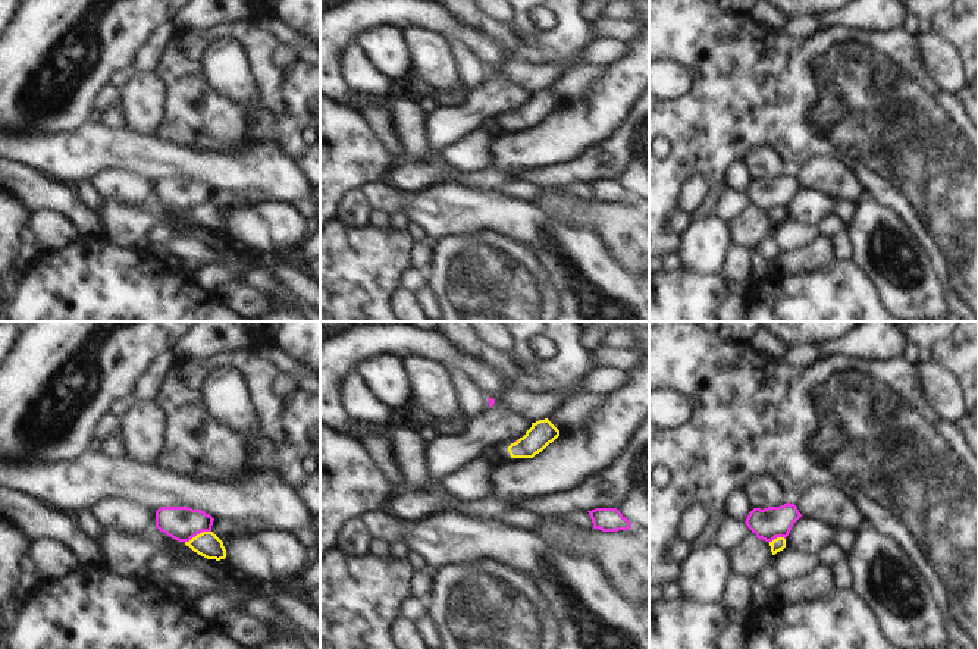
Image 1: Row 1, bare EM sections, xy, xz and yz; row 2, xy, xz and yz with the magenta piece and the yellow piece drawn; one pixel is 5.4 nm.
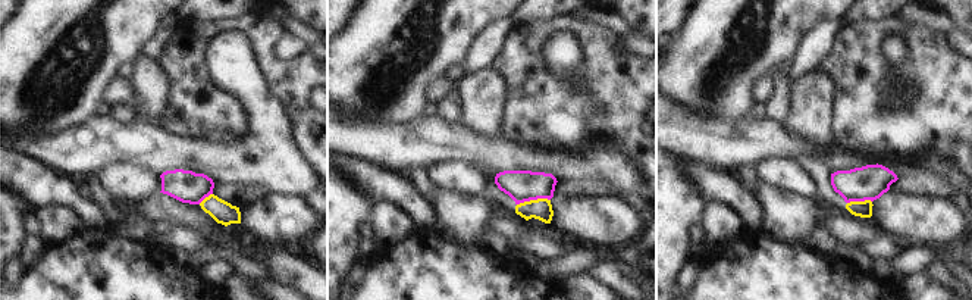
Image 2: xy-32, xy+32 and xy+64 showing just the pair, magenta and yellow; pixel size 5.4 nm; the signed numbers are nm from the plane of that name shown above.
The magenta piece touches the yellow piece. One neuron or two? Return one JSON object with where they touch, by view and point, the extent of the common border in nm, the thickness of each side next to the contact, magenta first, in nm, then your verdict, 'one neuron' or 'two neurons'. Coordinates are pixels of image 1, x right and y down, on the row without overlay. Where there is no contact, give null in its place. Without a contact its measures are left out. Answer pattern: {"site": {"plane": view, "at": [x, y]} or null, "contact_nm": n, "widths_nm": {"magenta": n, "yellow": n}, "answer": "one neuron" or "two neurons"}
{"site": {"plane": "xy", "at": [197, 204]}, "contact_nm": 160, "widths_nm": {"magenta": 190, "yellow": 140}, "answer": "two neurons"}

